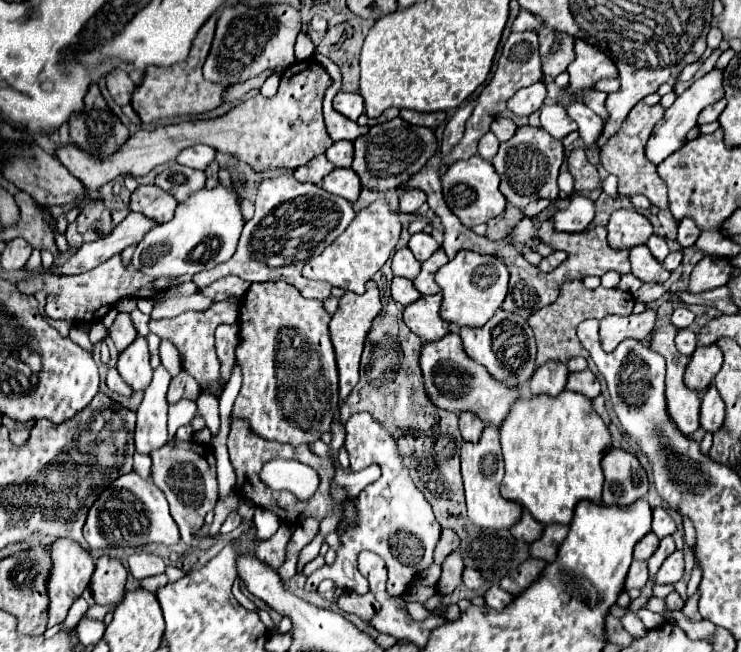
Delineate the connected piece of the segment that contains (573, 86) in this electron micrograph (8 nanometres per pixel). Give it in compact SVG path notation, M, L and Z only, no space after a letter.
M575 40L575 52L577 52L577 58L567 68L567 72L569 72L567 92L573 98L579 96L583 90L593 88L595 82L599 82L603 78L617 78L617 66L599 48L591 46L583 40Z

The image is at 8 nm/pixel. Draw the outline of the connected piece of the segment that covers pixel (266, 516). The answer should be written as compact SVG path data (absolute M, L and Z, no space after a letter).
M259 508L255 512L255 526L257 526L257 538L259 540L267 540L279 530L281 520L275 514L269 514L269 510Z

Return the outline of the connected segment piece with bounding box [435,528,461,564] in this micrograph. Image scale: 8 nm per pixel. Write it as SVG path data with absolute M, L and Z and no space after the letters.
M445 528L445 530L441 532L441 540L439 540L437 548L435 548L435 562L441 564L441 562L443 562L443 560L453 552L453 550L459 548L459 544L461 544L459 536L457 536L453 530Z

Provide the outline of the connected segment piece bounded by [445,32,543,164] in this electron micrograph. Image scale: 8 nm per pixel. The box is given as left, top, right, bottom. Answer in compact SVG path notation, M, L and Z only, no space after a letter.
M517 32L517 34L511 34L503 46L503 54L499 58L499 64L497 64L497 70L493 72L493 78L485 84L485 88L481 90L481 94L475 98L475 108L473 108L473 114L471 118L467 120L465 124L465 136L463 140L455 146L453 150L453 156L445 158L447 164L453 164L455 160L467 160L471 156L477 154L477 144L479 140L489 132L489 126L491 122L507 110L507 100L521 88L533 84L533 82L539 82L543 78L543 72L541 72L541 58L539 58L539 40L537 40L537 34L535 32Z

